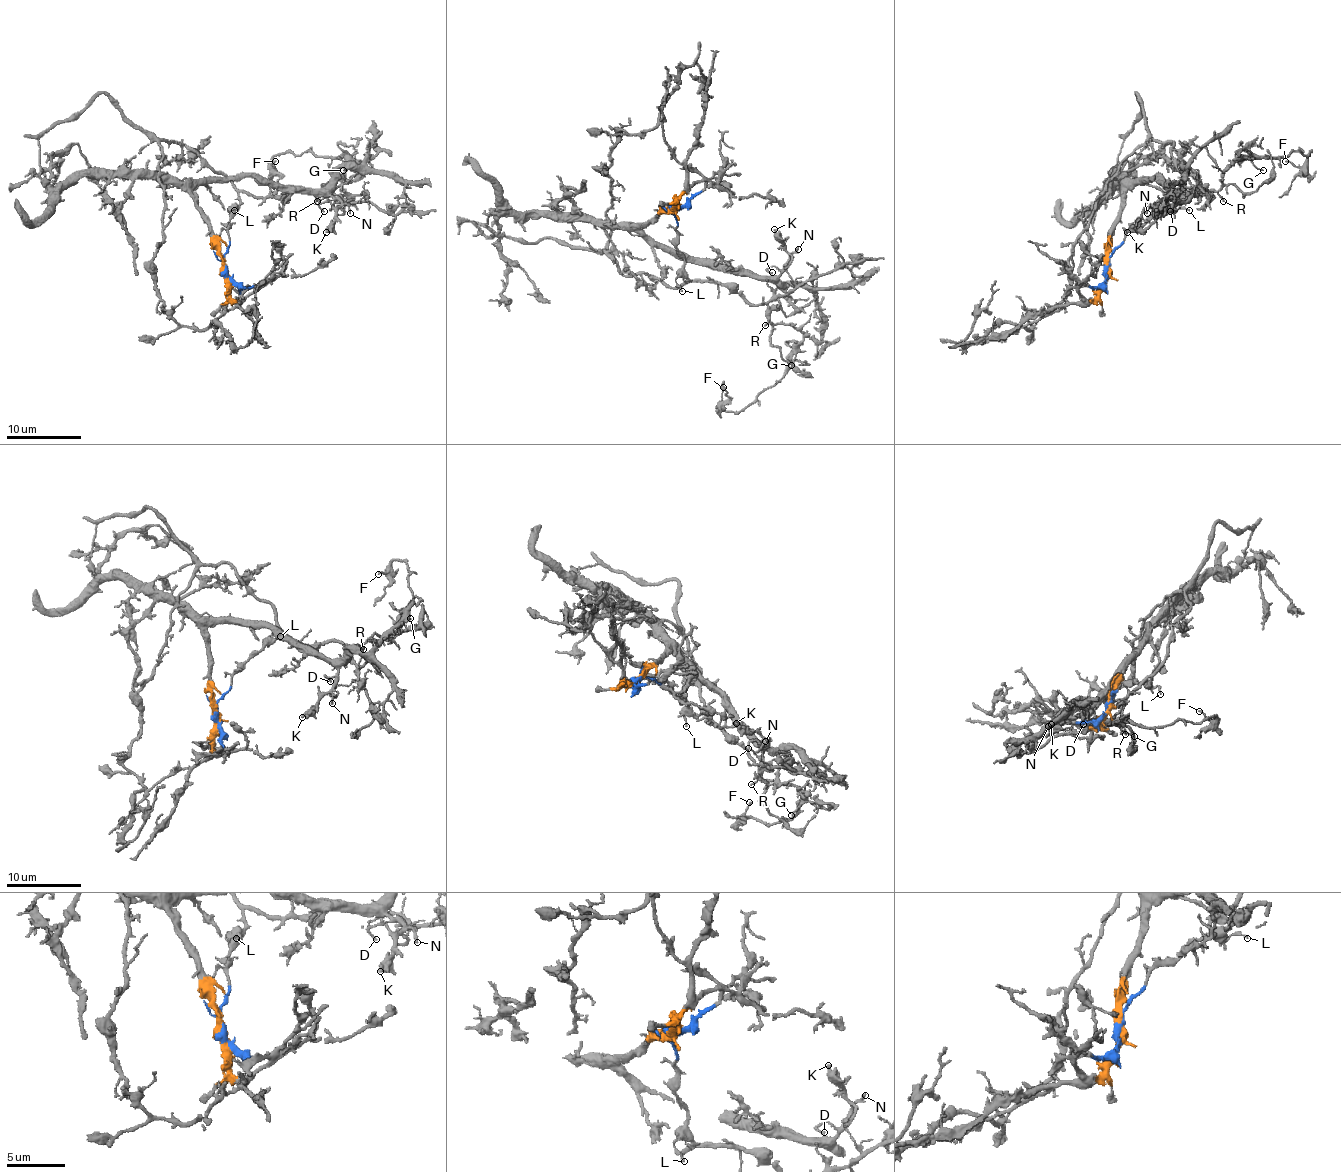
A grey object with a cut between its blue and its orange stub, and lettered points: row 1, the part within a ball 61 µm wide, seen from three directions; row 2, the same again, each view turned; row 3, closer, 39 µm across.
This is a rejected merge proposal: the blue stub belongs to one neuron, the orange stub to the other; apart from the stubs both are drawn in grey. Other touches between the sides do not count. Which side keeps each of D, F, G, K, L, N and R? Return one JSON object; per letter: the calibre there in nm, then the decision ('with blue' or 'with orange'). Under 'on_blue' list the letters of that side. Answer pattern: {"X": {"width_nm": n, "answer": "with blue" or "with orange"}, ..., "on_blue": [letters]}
{"D": {"width_nm": 130, "answer": "with orange"}, "F": {"width_nm": 130, "answer": "with blue"}, "G": {"width_nm": 90, "answer": "with blue"}, "K": {"width_nm": 320, "answer": "with orange"}, "L": {"width_nm": 110, "answer": "with blue"}, "N": {"width_nm": 180, "answer": "with orange"}, "R": {"width_nm": 160, "answer": "with blue"}, "on_blue": ["F", "G", "L", "R"]}

